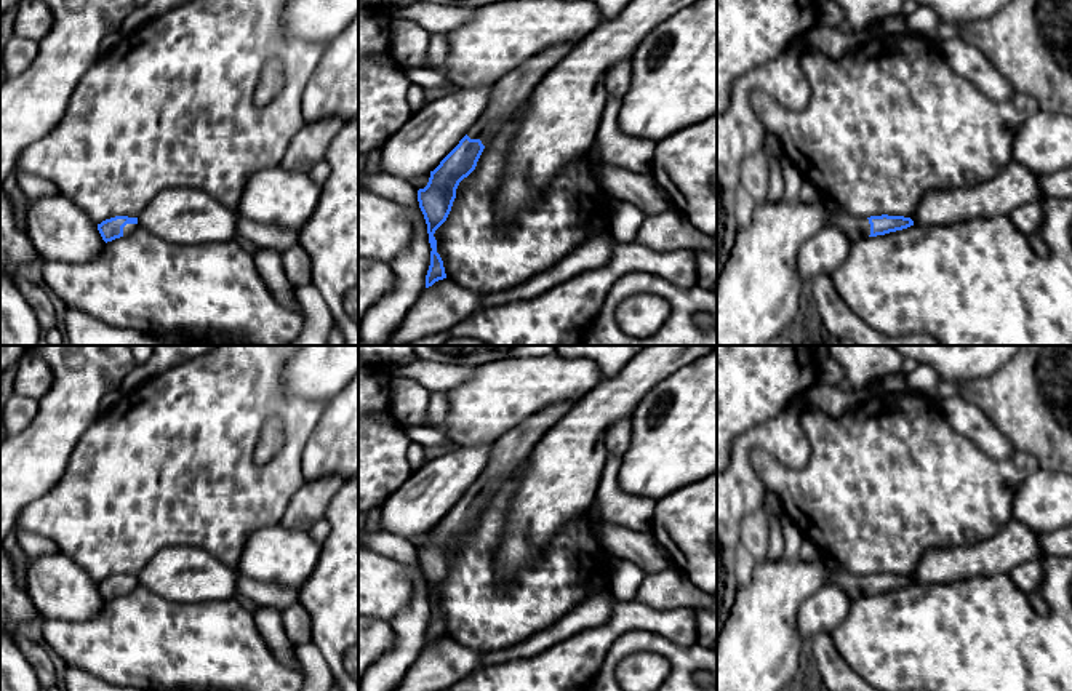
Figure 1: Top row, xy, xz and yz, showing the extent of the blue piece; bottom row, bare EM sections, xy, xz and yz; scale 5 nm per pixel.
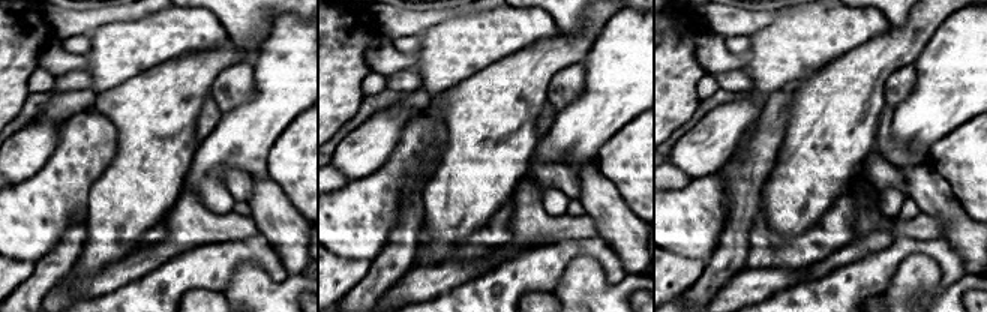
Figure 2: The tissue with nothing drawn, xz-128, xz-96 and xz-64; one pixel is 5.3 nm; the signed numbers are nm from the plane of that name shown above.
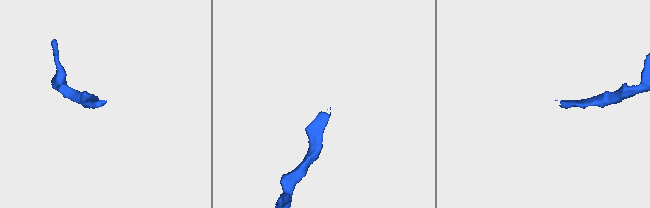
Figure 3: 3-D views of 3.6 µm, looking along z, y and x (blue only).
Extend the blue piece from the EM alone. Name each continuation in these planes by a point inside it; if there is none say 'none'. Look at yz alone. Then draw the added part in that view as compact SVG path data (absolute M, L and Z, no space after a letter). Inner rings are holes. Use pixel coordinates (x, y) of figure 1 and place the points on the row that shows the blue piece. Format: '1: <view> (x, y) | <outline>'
1: yz (855, 227) | M846 211L827 214L826 226L834 226L846 234L851 242L867 238L870 235L870 224L867 218L856 218Z

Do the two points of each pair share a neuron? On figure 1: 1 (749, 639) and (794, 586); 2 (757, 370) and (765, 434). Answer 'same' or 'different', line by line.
1: same
2: different

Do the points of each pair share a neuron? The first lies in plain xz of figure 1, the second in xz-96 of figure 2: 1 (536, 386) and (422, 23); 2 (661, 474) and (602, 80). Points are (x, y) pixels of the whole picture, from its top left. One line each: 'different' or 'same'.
1: different
2: same

